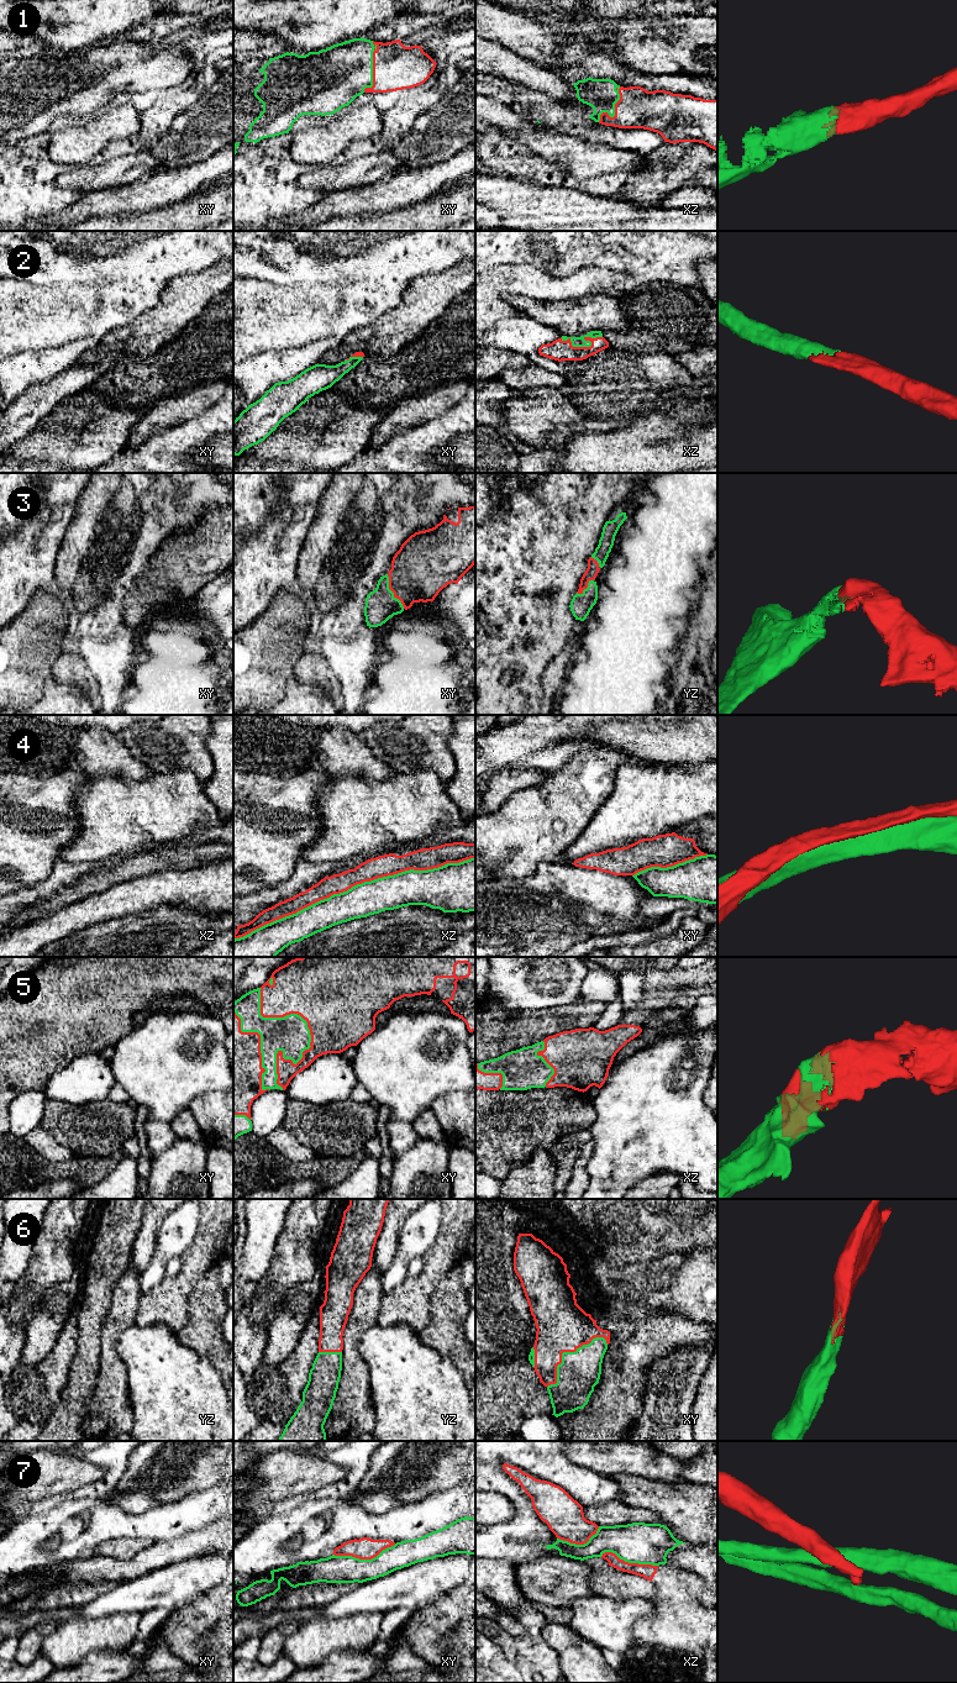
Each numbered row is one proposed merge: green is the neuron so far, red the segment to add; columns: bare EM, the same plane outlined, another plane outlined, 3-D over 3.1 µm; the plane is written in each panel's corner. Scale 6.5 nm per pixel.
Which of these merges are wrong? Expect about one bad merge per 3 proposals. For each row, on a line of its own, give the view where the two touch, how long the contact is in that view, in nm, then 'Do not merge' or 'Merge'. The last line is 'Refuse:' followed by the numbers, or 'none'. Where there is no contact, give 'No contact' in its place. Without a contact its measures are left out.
1: Touches green in xy. Shared border 340 nm. Merge
2: Touches green in xz. Shared border 280 nm. Merge
3: Touches green in xy. Shared border 260 nm. Merge
4: Touches green in xz. Shared border 1650 nm. Do not merge
5: Touches green in xy. Shared border 700 nm. Merge
6: Touches green in xy. Shared border 500 nm. Merge
7: Touches green in xy. Shared border 420 nm. Do not merge
Refuse: 4, 7

